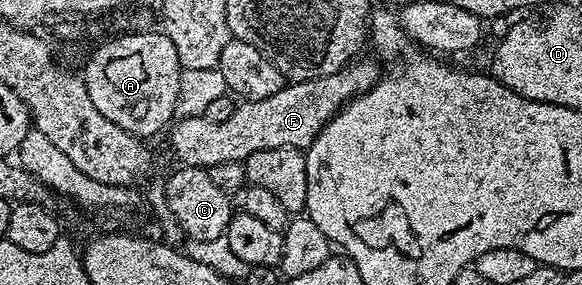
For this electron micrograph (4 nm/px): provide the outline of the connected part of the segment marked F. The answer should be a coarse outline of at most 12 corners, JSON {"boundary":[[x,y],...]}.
{"boundary":[[356,58],[337,73],[248,99],[220,123],[170,128],[184,167],[243,163],[261,149],[310,147],[379,79]]}

